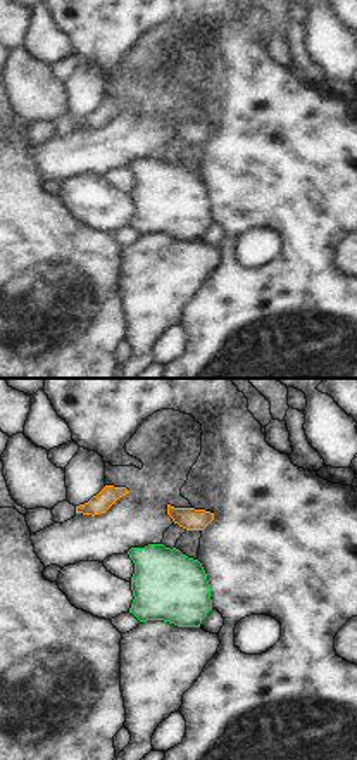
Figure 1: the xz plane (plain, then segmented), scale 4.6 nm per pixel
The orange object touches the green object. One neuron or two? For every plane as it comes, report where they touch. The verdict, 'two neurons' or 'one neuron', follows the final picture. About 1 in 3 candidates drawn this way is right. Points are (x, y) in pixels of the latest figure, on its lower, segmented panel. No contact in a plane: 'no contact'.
no contact

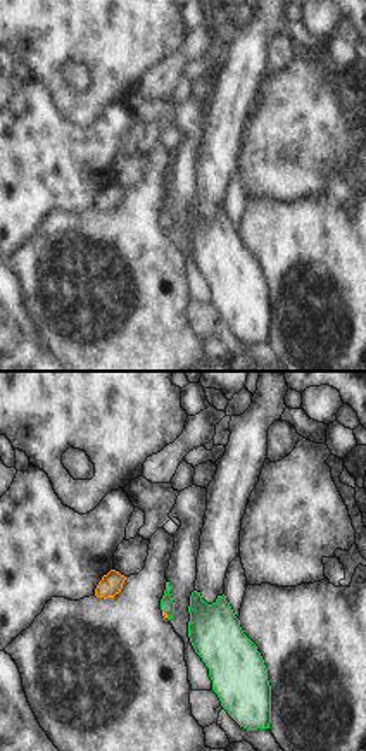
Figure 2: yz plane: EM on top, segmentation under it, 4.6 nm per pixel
meets orange at (164, 613)

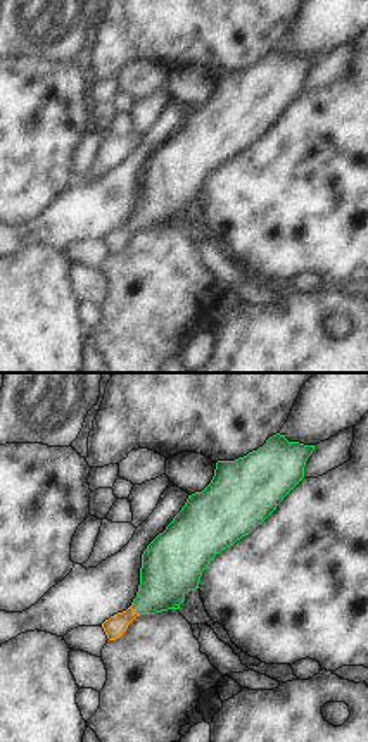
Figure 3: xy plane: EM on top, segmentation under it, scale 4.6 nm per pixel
meets orange at (133, 611)

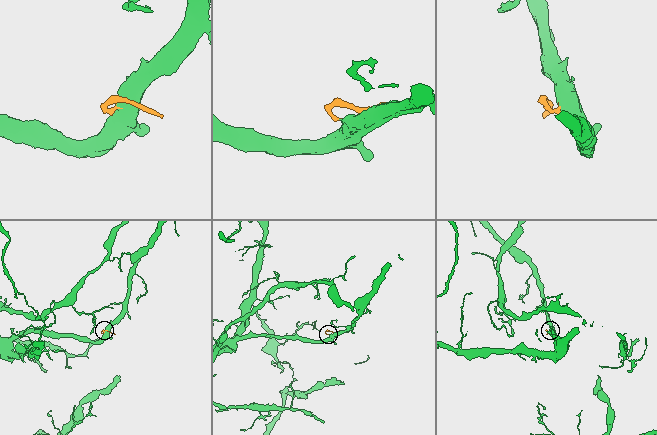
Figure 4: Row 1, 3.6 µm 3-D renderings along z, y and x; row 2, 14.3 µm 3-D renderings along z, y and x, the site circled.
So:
one neuron

